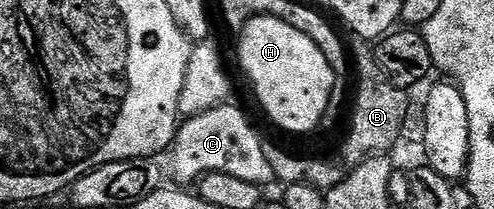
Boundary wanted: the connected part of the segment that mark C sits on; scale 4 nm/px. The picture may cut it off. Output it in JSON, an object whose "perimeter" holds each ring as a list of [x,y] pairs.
{"perimeter":[[[226,102],[220,108],[212,108],[207,112],[201,112],[198,116],[189,116],[180,125],[177,131],[177,139],[171,145],[173,152],[173,168],[177,171],[177,176],[181,180],[200,181],[206,176],[212,176],[214,172],[231,174],[231,178],[243,178],[243,182],[251,182],[268,186],[274,183],[275,177],[271,170],[271,162],[267,162],[267,154],[263,154],[265,140],[263,136],[253,129],[253,124],[237,108],[232,108],[232,103]]]}

